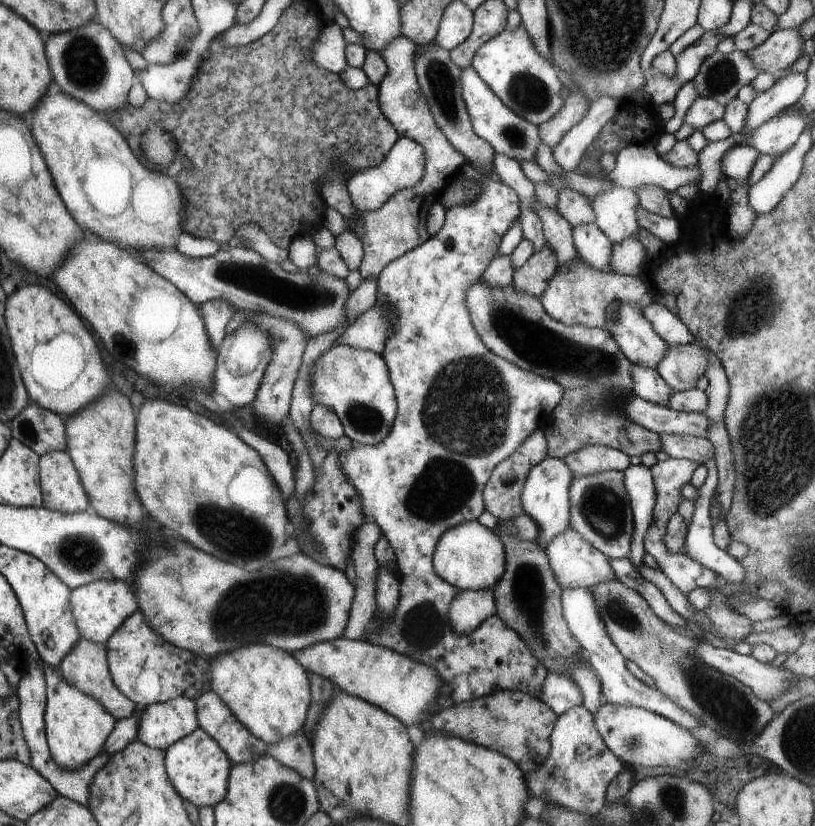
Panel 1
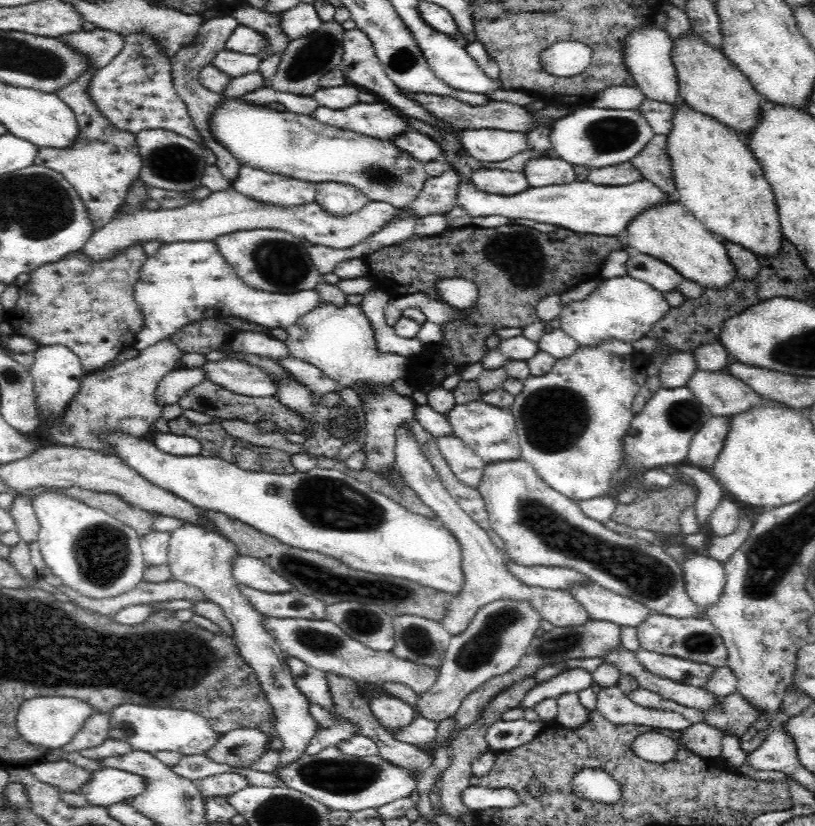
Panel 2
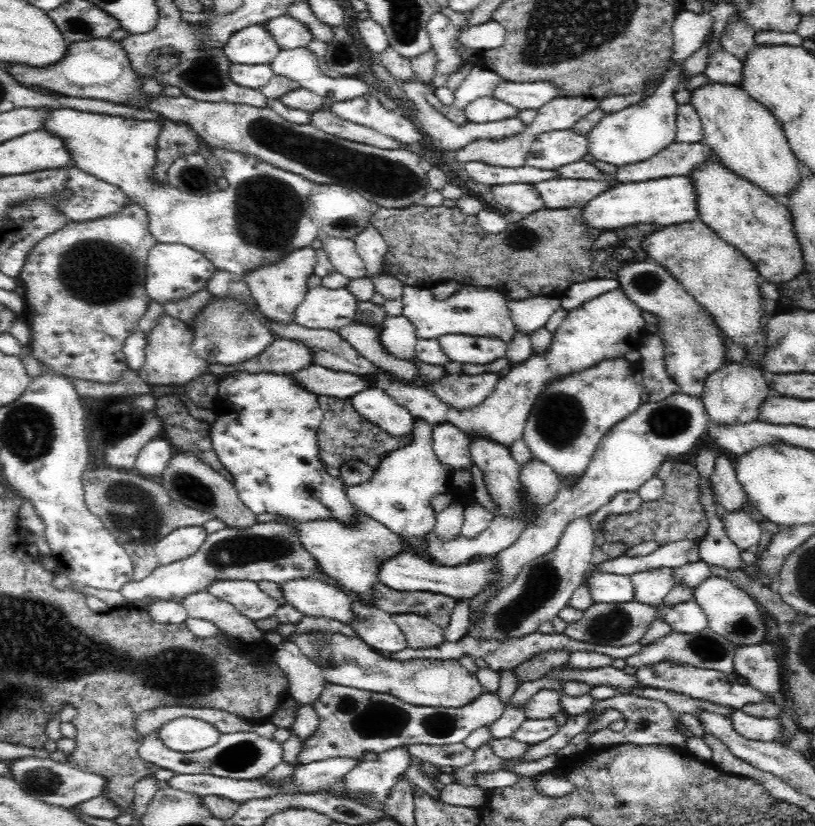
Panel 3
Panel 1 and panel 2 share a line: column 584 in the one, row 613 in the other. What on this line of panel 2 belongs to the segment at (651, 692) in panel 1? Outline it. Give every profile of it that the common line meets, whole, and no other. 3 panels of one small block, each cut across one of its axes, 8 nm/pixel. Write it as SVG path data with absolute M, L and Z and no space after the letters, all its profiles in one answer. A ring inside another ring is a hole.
M598 583L578 585L570 594L586 609L592 620L606 620L624 628L638 628L655 612L641 602L616 594Z

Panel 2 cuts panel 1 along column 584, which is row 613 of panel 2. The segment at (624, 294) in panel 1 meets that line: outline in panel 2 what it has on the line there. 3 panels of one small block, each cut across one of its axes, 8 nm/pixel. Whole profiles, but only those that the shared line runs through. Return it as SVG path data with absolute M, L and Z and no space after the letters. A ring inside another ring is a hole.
M240 584L239 587L250 604L266 617L326 619L327 604L313 596L306 596L297 589L286 594L268 594L254 590L248 585Z

